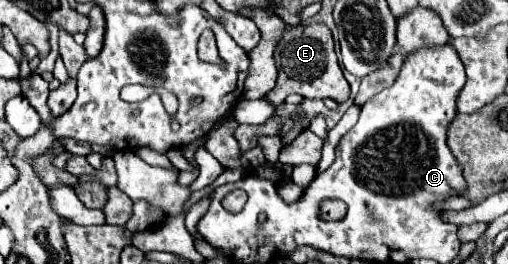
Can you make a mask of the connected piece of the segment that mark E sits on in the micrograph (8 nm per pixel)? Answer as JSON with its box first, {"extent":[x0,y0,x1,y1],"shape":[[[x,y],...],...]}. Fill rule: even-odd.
{"extent":[270,24,350,102],"shape":[[[324,24],[310,26],[288,26],[284,38],[276,48],[276,66],[278,66],[278,82],[276,88],[270,90],[276,102],[284,102],[290,94],[300,94],[304,98],[332,98],[336,102],[346,102],[350,96],[350,84],[342,76],[338,66],[338,58],[334,52],[332,32]]]}

